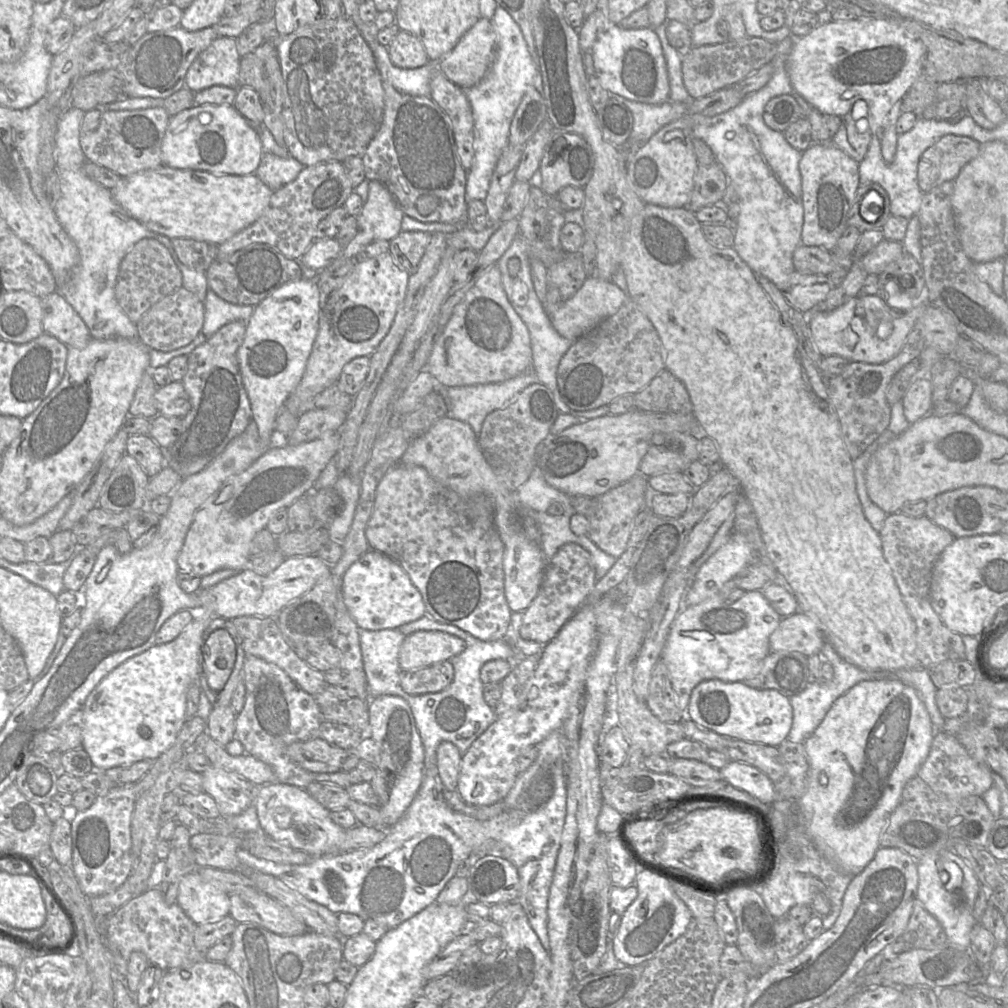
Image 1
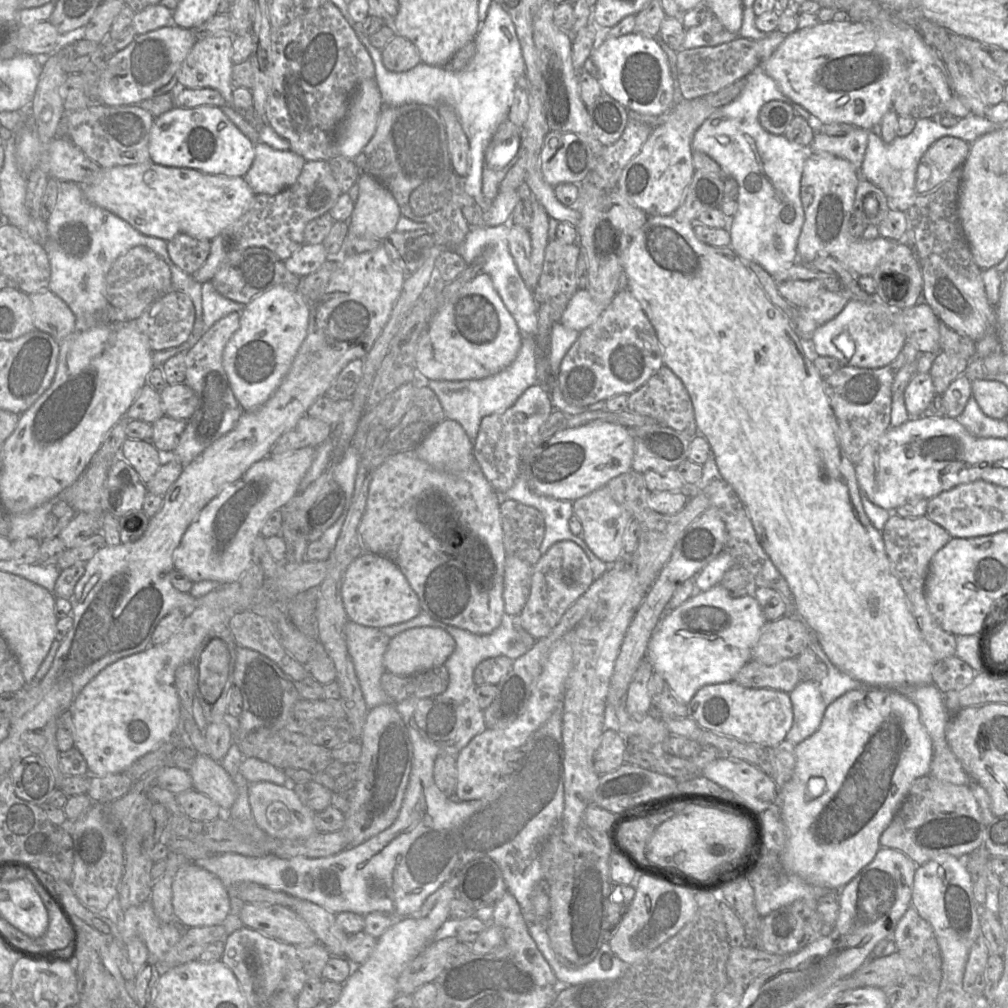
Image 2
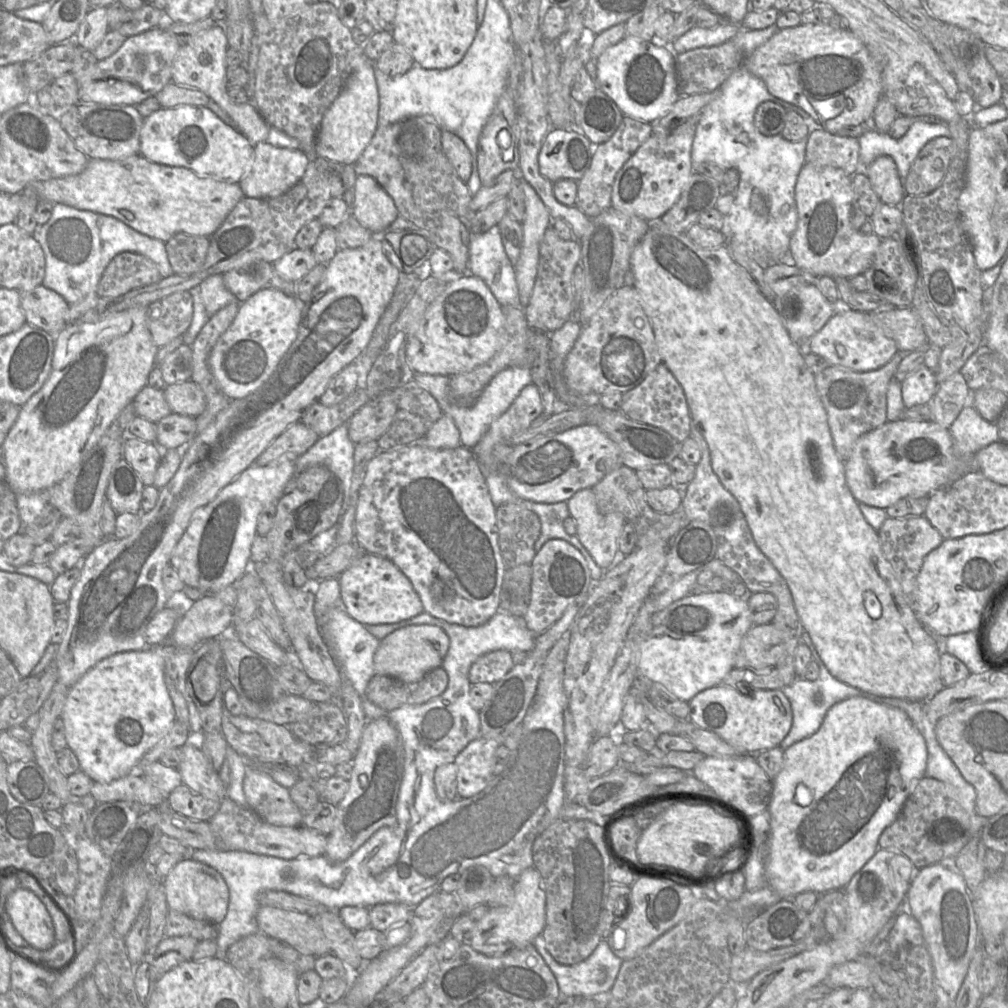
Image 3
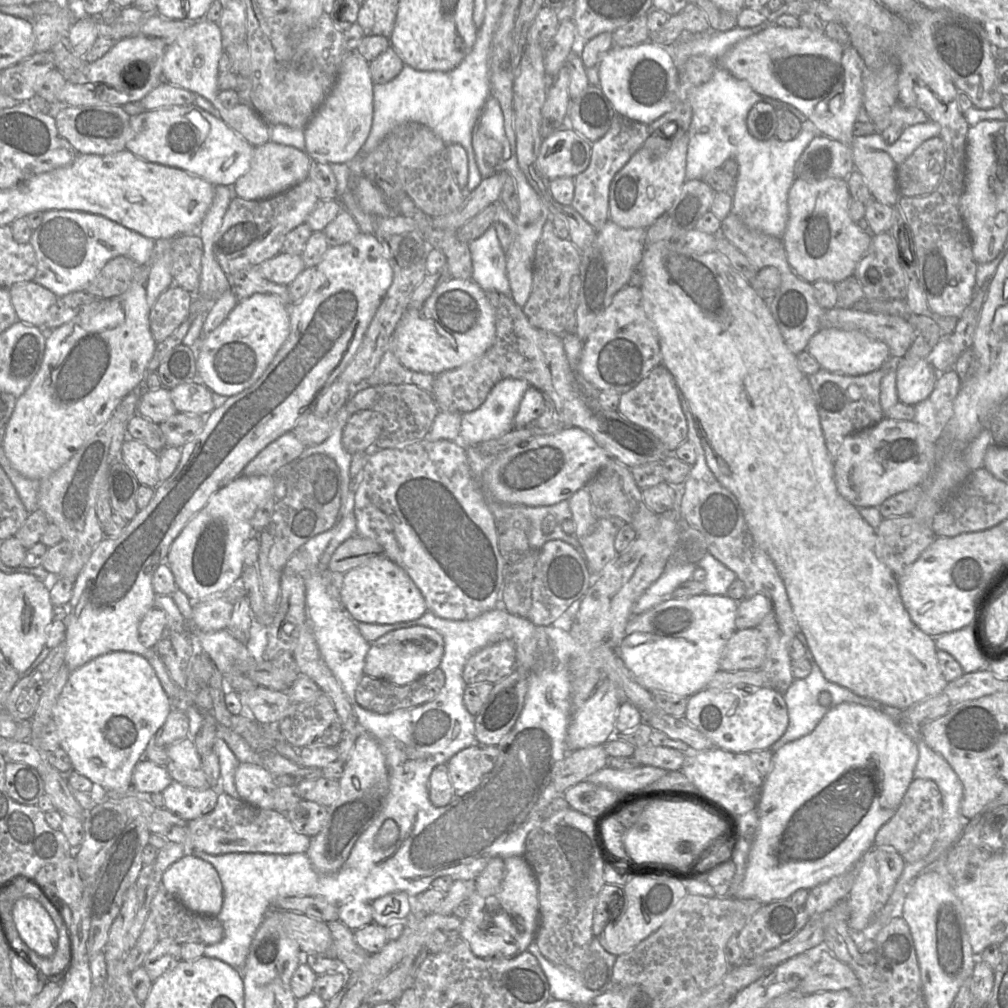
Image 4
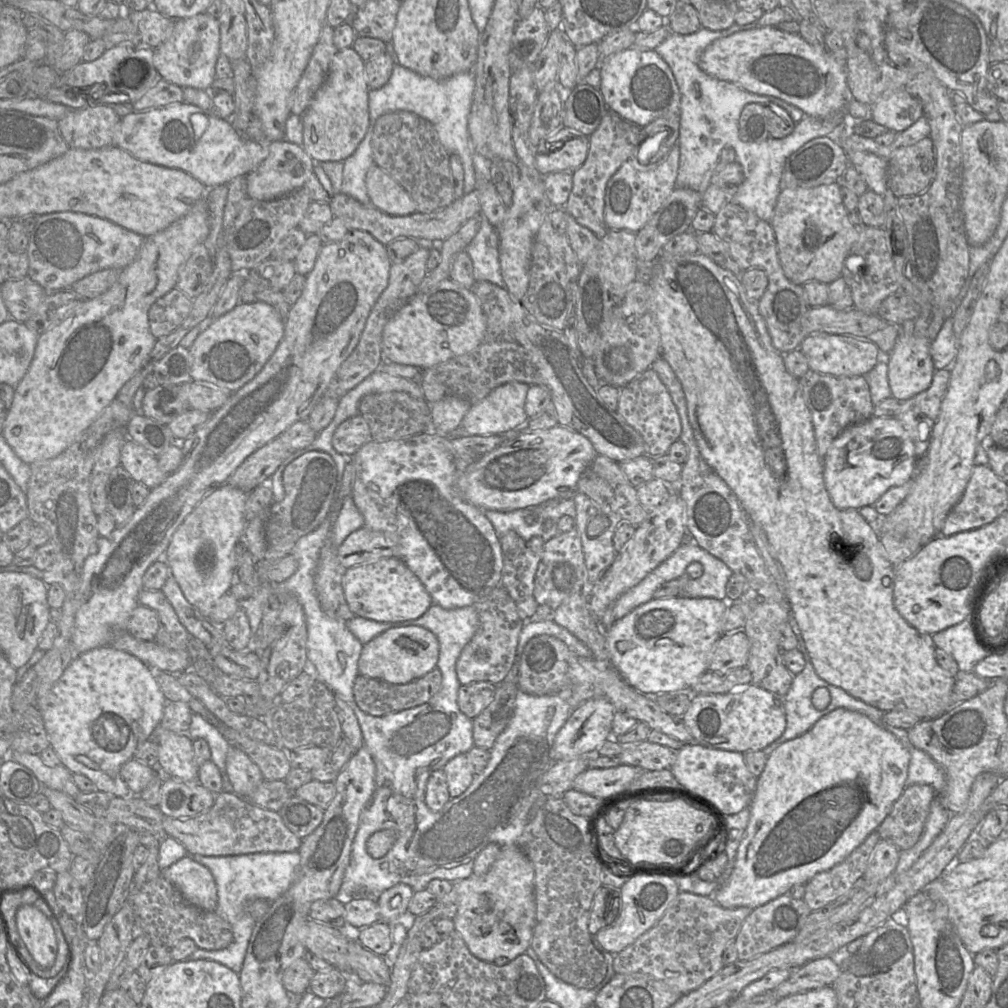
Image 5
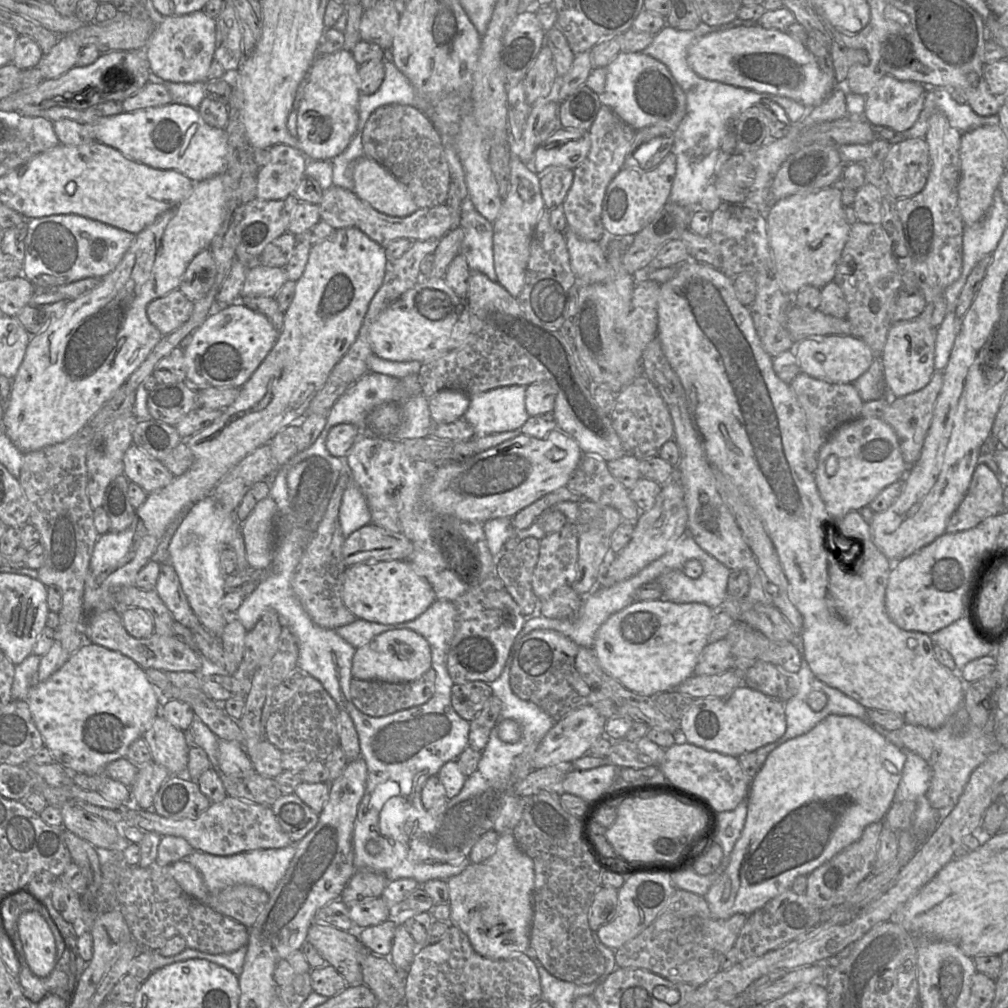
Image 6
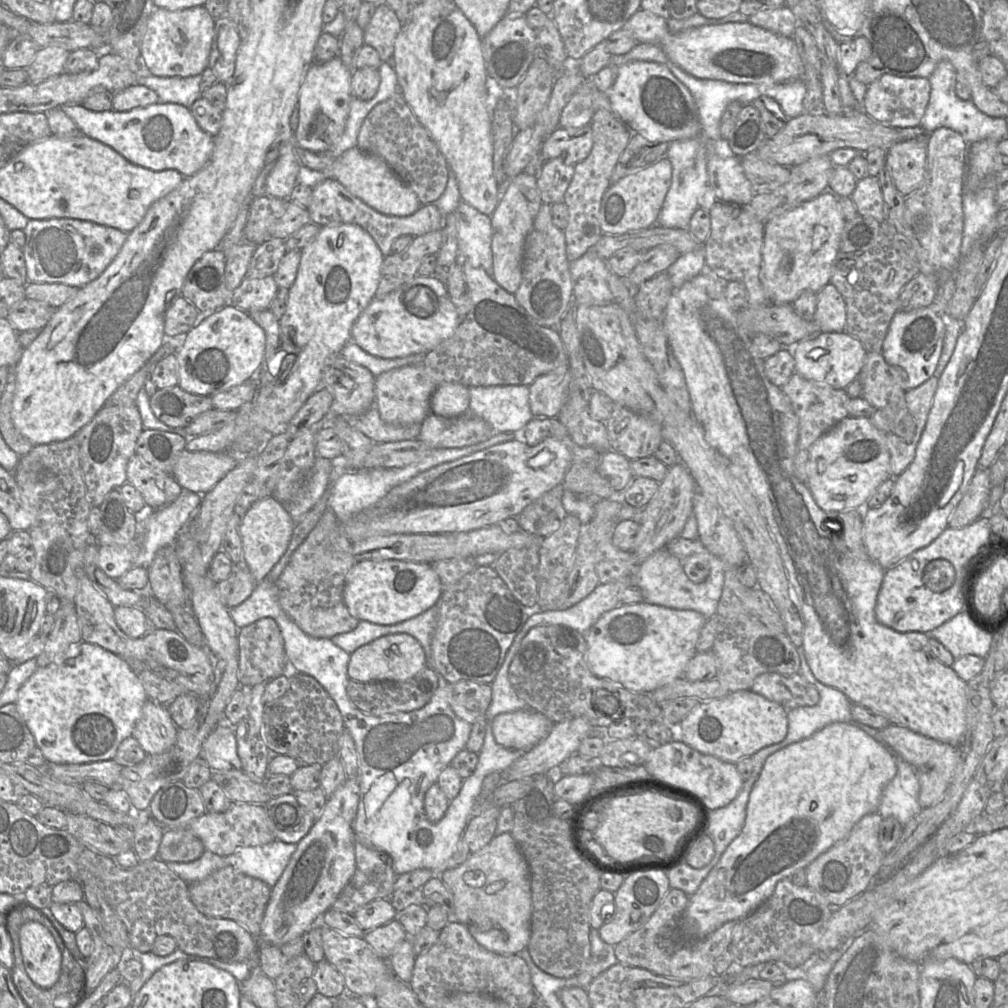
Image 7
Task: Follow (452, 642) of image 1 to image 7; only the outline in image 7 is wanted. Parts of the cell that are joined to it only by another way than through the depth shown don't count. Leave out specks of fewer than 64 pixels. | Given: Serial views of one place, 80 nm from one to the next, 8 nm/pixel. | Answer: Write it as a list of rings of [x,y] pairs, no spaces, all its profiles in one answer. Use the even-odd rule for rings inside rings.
[[[405,633],[379,637],[350,654],[347,675],[357,682],[398,681],[403,682],[427,666],[427,657],[421,644]]]

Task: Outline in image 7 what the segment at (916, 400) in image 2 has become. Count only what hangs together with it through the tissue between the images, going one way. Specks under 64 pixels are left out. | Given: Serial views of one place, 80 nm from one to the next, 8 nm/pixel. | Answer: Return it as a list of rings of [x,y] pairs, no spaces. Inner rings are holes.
[[[930,306],[912,311],[896,311],[882,346],[882,355],[890,372],[905,391],[914,389],[934,374],[945,337],[945,316]]]

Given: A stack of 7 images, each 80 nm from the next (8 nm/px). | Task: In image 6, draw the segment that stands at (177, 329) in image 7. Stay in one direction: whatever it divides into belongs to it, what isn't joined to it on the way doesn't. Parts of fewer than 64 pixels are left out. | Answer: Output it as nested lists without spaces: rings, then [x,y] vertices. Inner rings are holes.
[[[180,289],[157,298],[147,306],[150,322],[164,336],[181,327],[193,313],[194,302],[189,300]]]

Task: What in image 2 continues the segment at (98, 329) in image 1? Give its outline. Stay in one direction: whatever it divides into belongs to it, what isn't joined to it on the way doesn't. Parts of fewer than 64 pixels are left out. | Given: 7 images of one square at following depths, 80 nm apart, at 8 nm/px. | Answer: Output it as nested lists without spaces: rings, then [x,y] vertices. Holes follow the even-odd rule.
[[[60,181],[58,199],[47,220],[47,235],[43,243],[51,267],[48,289],[59,296],[73,311],[78,318],[79,328],[102,325],[97,324],[96,312],[109,305],[105,296],[106,276],[115,260],[136,246],[145,246],[154,251],[168,264],[171,274],[173,274],[170,264],[174,263],[168,254],[165,239],[142,234],[122,218],[89,202],[79,184],[71,181]]]

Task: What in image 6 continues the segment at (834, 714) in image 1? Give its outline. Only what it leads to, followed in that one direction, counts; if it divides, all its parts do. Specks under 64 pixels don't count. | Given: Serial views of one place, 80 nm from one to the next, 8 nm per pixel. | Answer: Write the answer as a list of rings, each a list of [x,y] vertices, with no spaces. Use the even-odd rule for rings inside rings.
[[[829,715],[809,732],[790,739],[773,750],[750,785],[747,796],[748,812],[746,822],[731,853],[729,865],[704,896],[712,916],[717,919],[728,919],[739,913],[745,915],[754,913],[770,900],[790,889],[797,876],[806,875],[808,877],[816,868],[825,864],[843,849],[860,839],[864,829],[869,824],[884,821],[886,813],[894,802],[905,761],[906,754],[903,750],[876,732],[869,725],[868,720],[849,715]]]

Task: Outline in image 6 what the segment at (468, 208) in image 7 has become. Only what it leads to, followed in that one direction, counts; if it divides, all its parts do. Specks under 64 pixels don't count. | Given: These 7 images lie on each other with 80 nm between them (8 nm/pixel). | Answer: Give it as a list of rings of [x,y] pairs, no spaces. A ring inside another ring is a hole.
[[[465,200],[464,203],[461,203],[459,225],[464,232],[460,254],[465,257],[471,272],[482,273],[491,281],[497,282],[493,259],[493,223],[485,219],[468,200]]]

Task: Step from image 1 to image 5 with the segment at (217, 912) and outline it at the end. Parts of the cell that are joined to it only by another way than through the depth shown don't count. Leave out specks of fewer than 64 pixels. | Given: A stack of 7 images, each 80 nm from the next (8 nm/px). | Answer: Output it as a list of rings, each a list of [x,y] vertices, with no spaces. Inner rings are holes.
[[[187,854],[162,872],[191,905],[206,911],[215,911],[217,886],[210,870]]]

